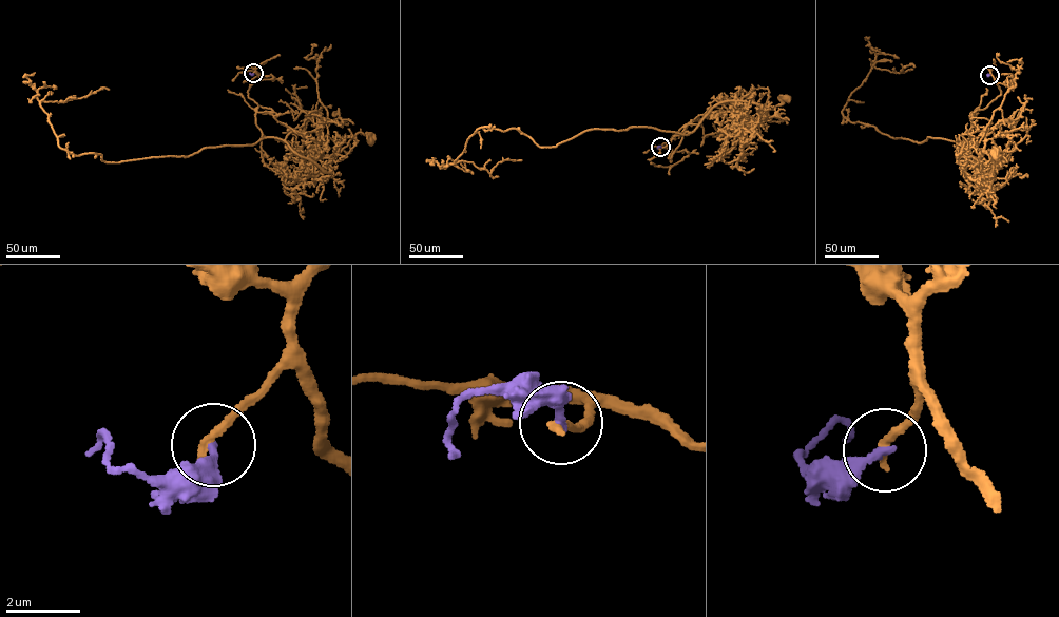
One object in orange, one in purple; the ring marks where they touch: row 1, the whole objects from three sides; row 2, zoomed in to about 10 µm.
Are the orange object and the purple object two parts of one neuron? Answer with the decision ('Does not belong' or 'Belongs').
Does not belong

